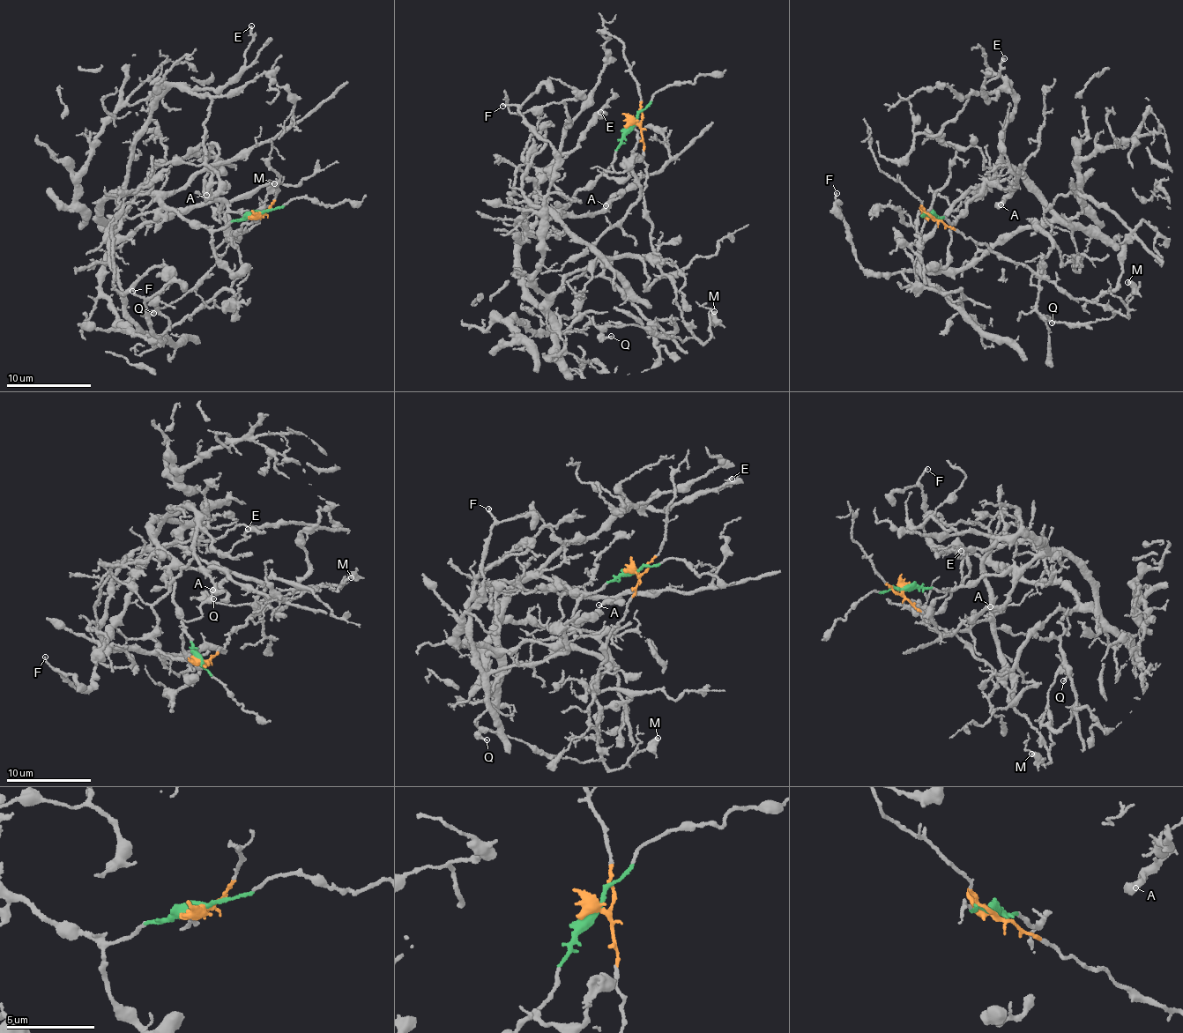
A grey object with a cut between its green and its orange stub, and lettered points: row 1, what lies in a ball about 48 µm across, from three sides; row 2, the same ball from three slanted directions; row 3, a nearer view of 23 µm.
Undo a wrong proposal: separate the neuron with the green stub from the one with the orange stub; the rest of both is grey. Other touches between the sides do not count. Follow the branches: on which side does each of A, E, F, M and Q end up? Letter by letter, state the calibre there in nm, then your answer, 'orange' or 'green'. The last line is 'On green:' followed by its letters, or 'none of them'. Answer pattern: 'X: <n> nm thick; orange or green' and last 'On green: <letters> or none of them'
A: 240 nm thick; green
E: 220 nm thick; green
F: 150 nm thick; green
M: 480 nm thick; orange
Q: 200 nm thick; orange
On green: A, E, F

